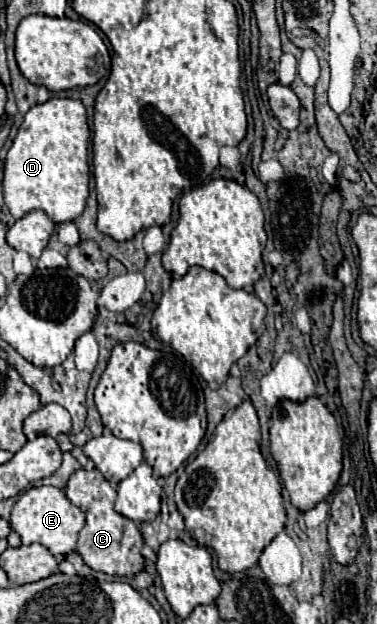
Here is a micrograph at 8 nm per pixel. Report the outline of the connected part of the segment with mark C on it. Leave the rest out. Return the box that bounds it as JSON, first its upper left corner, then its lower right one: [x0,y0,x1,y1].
[66,470,144,578]

